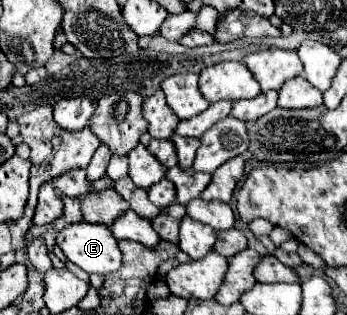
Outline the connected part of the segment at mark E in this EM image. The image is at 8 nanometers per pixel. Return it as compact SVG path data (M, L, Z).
M87 221L71 223L57 233L63 255L85 273L109 275L121 267L121 251L111 229Z

